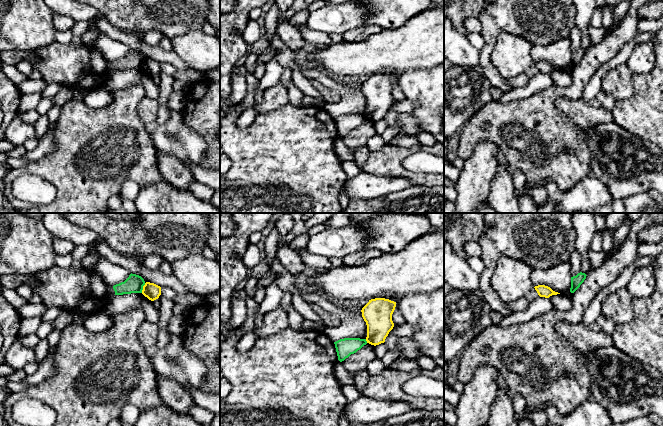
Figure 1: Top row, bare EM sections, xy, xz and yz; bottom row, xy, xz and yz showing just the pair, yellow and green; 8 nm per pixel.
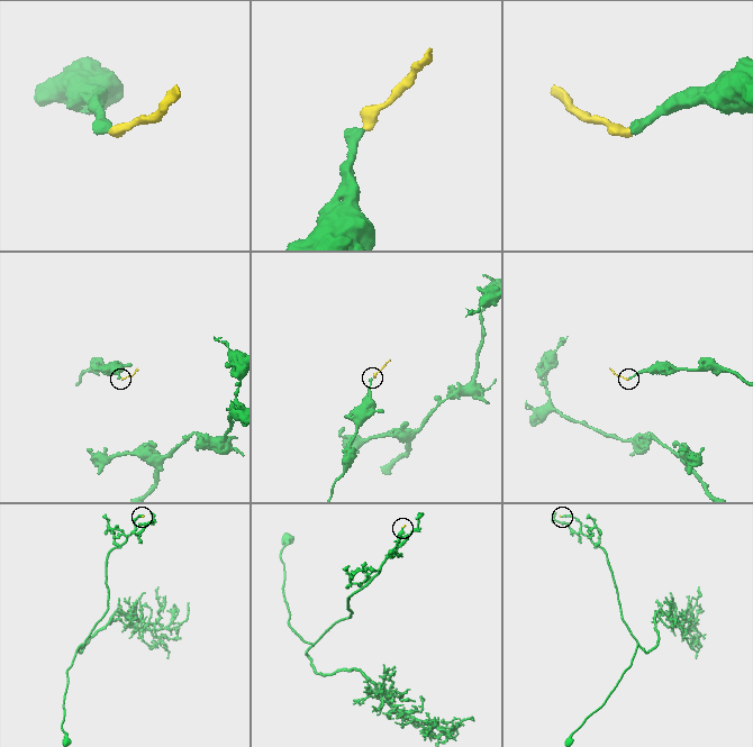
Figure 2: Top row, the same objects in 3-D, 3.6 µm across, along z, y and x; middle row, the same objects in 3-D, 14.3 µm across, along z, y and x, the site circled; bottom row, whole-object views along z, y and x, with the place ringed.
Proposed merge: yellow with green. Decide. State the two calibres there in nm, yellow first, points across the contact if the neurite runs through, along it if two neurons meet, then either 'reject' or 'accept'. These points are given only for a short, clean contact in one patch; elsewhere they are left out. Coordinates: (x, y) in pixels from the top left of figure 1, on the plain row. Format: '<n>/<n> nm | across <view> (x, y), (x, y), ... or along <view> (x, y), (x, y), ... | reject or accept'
130/150 nm | along xy (145, 59), (141, 68) | reject

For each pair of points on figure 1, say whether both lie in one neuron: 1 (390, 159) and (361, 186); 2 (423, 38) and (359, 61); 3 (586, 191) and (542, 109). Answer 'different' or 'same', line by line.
1: different
2: same
3: different

